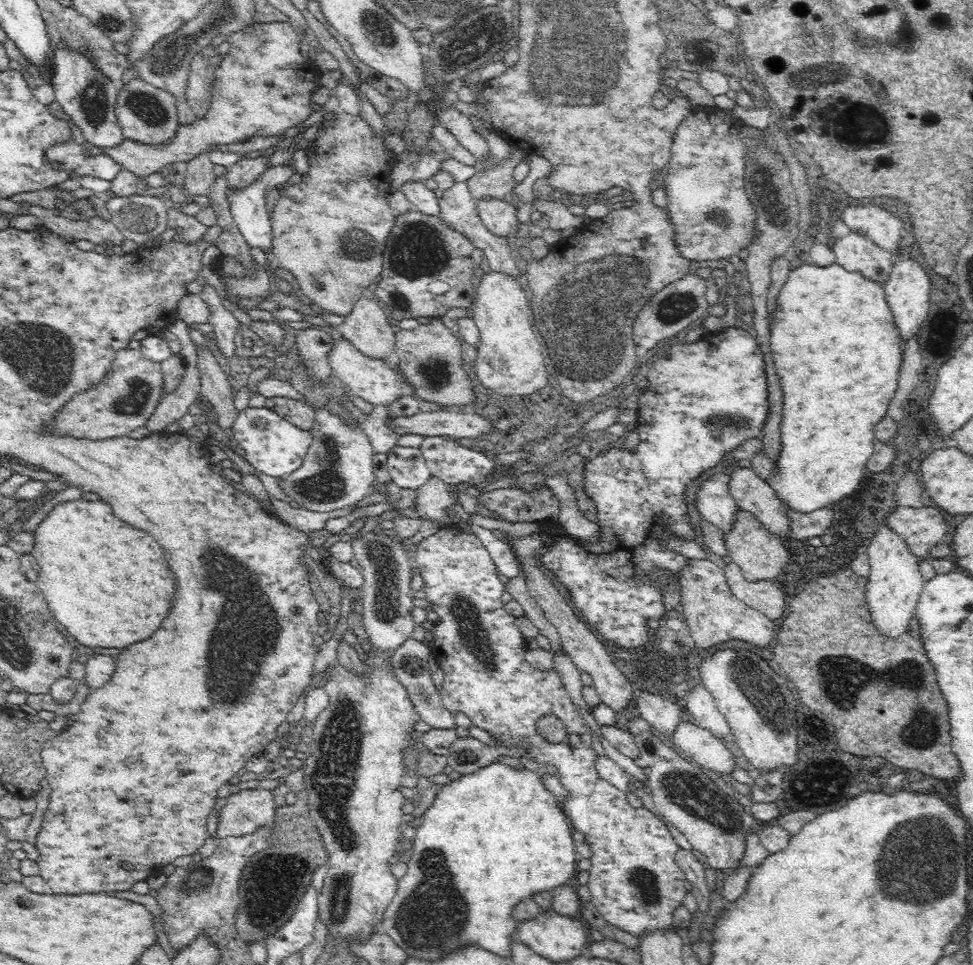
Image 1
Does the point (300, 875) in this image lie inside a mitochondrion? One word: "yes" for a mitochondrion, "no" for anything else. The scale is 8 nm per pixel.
yes

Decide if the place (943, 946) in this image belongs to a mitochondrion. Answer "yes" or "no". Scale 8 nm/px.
no

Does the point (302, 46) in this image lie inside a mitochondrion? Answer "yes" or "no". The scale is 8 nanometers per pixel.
no

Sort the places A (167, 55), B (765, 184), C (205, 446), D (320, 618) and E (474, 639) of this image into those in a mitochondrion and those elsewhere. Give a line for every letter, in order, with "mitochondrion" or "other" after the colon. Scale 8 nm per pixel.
A: mitochondrion
B: other
C: other
D: other
E: mitochondrion

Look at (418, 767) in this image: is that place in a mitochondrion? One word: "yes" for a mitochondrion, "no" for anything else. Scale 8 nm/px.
no

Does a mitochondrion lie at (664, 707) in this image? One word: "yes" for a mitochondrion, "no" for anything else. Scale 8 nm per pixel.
no

